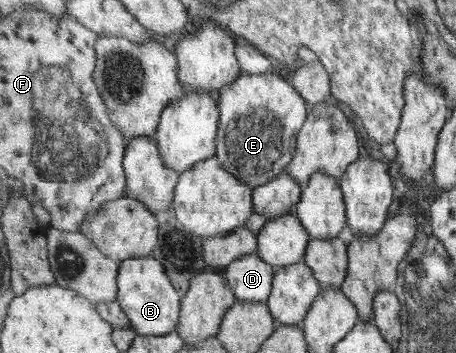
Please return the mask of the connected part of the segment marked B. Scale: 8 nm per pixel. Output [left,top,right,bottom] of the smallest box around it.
[118,261,181,336]

